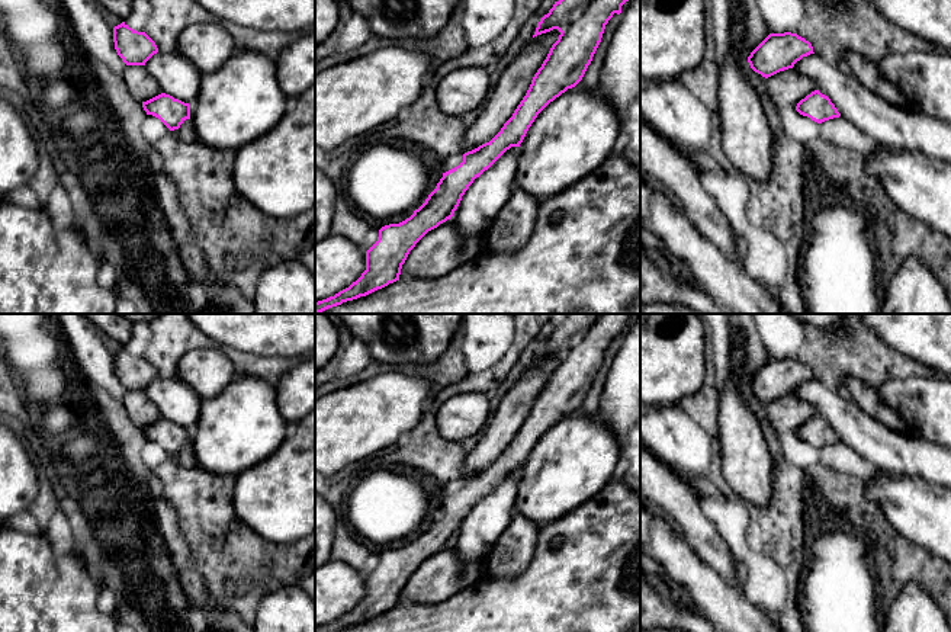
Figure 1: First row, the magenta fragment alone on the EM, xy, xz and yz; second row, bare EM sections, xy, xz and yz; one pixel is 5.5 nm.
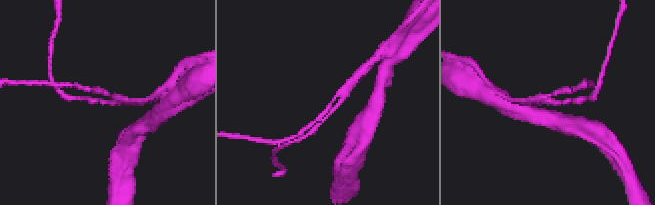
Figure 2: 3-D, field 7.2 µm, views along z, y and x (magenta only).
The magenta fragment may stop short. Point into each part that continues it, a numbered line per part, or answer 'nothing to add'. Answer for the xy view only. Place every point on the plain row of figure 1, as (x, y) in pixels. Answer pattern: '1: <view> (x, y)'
1: xy (141, 410)

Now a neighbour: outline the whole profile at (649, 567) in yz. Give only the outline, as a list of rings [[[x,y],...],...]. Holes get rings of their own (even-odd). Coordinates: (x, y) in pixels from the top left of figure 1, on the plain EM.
[[[642,548],[640,574],[655,578],[671,594],[671,600],[668,603],[672,603],[679,609],[690,606],[690,596],[684,591],[684,588],[671,583],[661,565],[655,559],[649,558]]]

